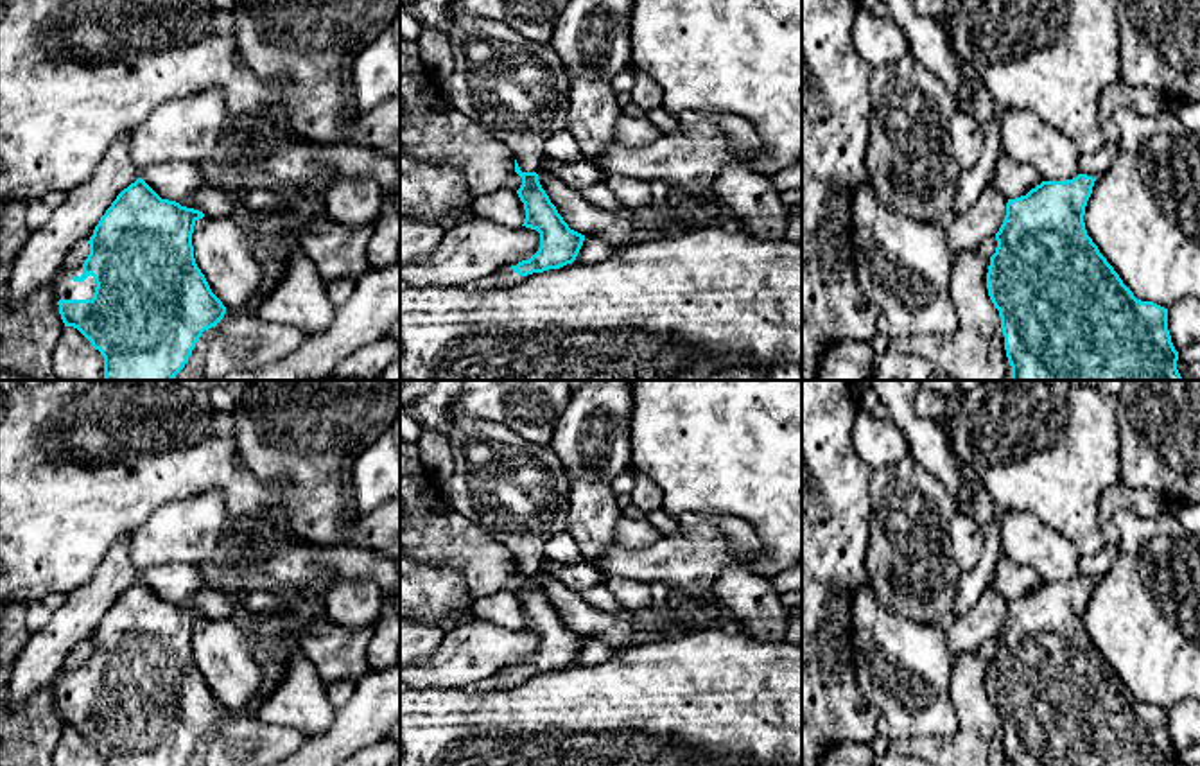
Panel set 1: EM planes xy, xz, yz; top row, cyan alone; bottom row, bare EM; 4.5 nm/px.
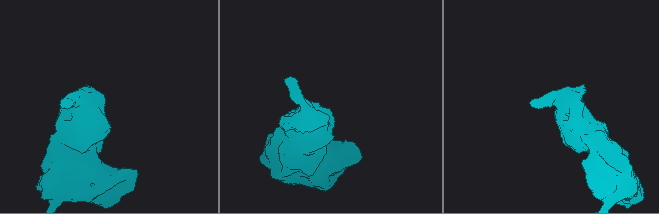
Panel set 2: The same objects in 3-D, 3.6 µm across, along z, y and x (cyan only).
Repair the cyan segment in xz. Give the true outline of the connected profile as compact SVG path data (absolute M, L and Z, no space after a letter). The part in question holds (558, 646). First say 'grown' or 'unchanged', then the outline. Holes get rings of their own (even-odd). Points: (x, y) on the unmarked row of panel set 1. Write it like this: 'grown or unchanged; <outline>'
grown; M517 561L515 574L522 579L522 587L517 592L526 612L522 628L540 635L540 649L529 662L522 662L517 667L502 669L490 678L468 683L465 687L468 692L515 689L533 675L560 671L572 666L583 648L585 637L569 630L542 590L538 576L522 574Z

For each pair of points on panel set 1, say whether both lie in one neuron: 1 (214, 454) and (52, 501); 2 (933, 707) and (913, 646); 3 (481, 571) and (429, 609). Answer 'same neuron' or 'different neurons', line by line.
1: same neuron
2: same neuron
3: different neurons

